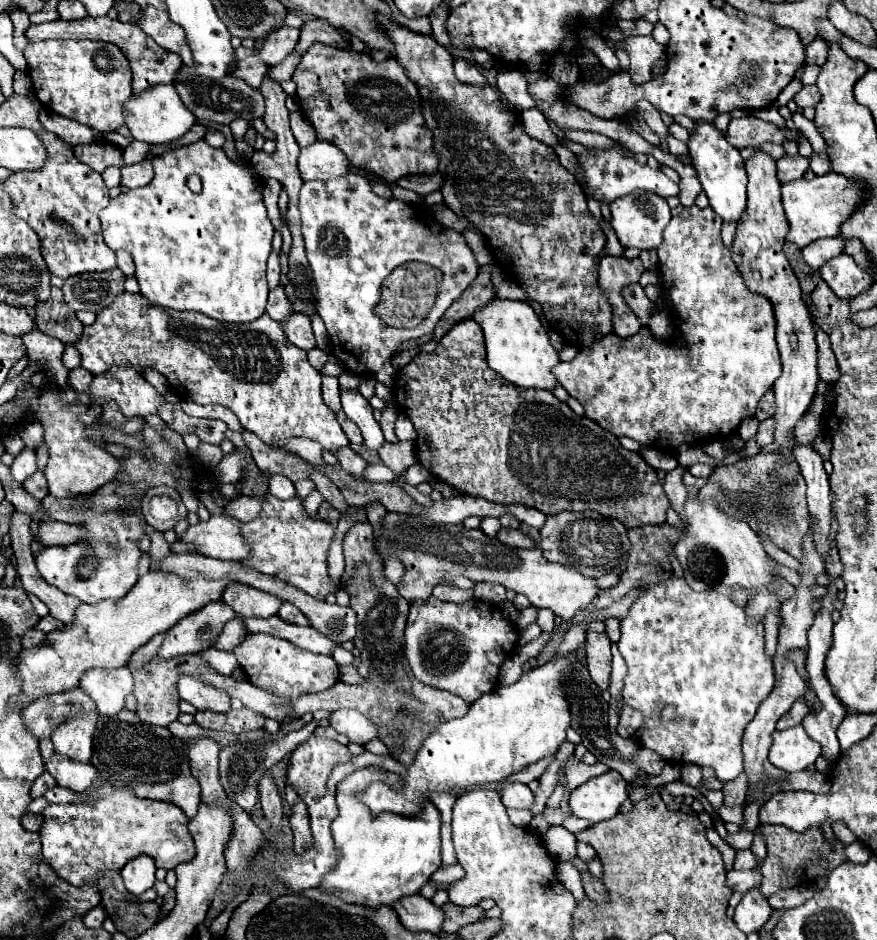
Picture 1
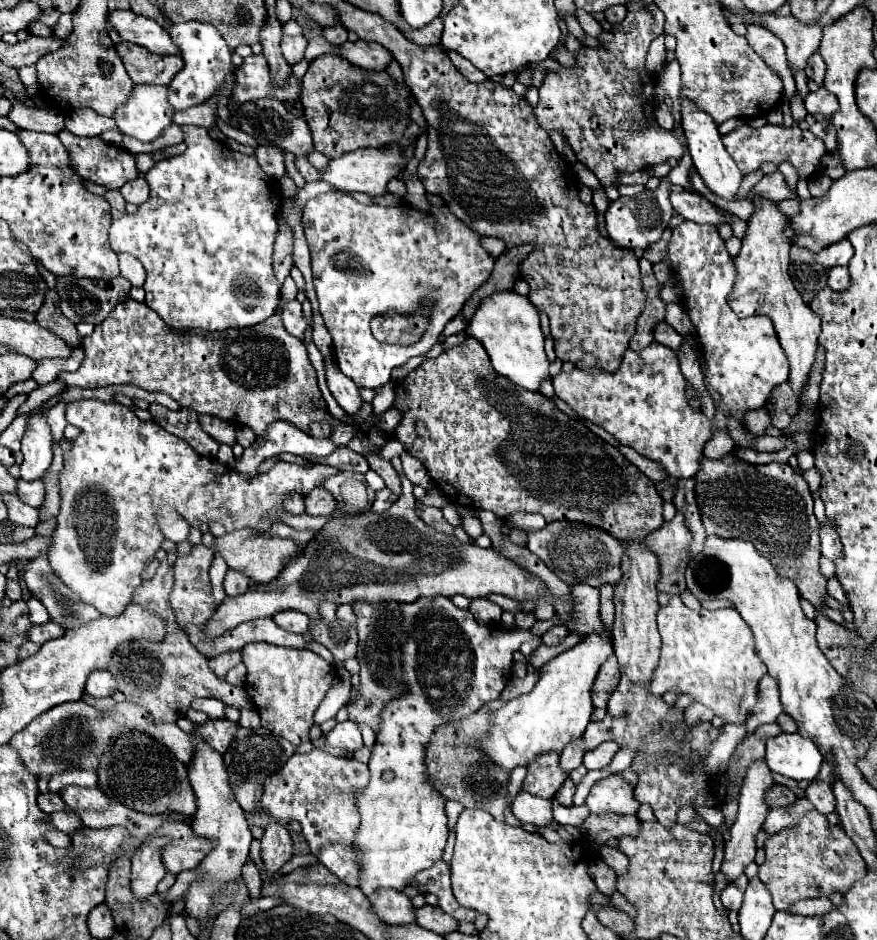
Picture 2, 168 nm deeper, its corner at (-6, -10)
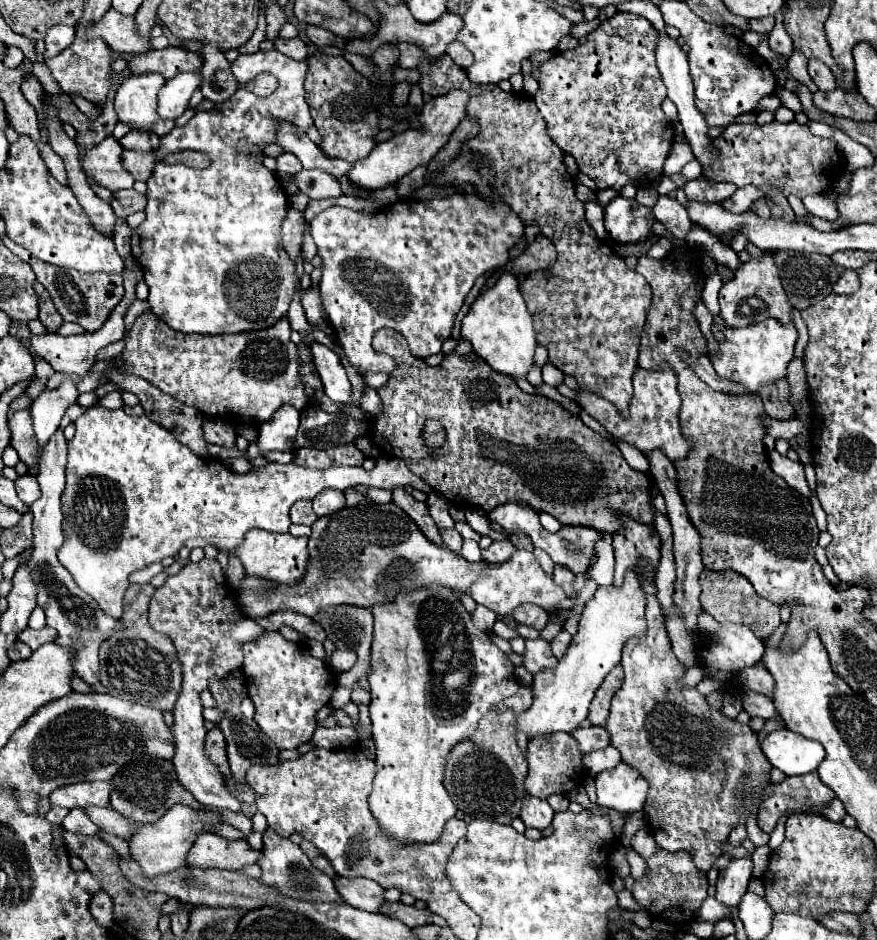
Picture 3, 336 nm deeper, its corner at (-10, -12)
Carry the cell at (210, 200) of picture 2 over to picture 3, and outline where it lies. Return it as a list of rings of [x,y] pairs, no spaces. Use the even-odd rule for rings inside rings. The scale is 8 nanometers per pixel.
[[[278,50],[238,56],[238,60],[232,62],[232,72],[240,82],[236,94],[224,104],[218,104],[216,112],[198,112],[188,124],[162,136],[156,152],[160,158],[170,150],[198,150],[210,158],[208,170],[194,170],[184,164],[156,164],[152,178],[146,182],[146,220],[132,230],[132,256],[144,268],[144,280],[150,288],[150,310],[170,328],[186,334],[252,332],[272,326],[286,314],[298,282],[294,264],[286,256],[280,236],[280,222],[290,206],[280,180],[262,164],[260,156],[262,148],[276,140],[276,120],[290,120],[302,130],[308,130],[312,124],[310,108],[304,98],[306,70],[306,62],[296,62]],[[262,72],[270,72],[278,78],[278,88],[266,98],[246,88],[246,84]]]

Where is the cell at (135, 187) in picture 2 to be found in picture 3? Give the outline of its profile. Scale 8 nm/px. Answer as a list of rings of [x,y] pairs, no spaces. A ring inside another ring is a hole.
[[[134,188],[122,190],[122,192],[114,192],[112,210],[116,212],[116,216],[126,218],[128,214],[134,214],[134,212],[144,210],[144,208],[146,208],[146,196],[136,192]]]

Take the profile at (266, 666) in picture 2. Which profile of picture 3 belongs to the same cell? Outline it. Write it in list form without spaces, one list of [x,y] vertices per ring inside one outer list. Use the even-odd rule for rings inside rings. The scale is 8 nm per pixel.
[[[266,632],[260,640],[244,644],[242,650],[246,690],[256,708],[254,720],[264,734],[268,734],[282,750],[298,748],[300,744],[312,740],[312,734],[318,728],[316,712],[330,702],[336,688],[336,678],[328,664],[304,652],[298,644],[284,640],[280,632]]]

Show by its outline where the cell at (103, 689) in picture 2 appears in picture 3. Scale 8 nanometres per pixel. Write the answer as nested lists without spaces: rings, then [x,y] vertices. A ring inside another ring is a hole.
[[[58,430],[50,442],[44,448],[42,454],[42,468],[40,474],[36,476],[42,496],[38,502],[30,506],[32,516],[34,516],[34,552],[28,562],[30,566],[30,576],[36,584],[38,590],[38,606],[44,608],[46,612],[46,624],[54,626],[58,630],[58,644],[68,644],[68,646],[78,646],[80,650],[76,652],[74,658],[74,670],[78,676],[88,682],[90,686],[100,684],[98,680],[98,668],[100,668],[100,656],[98,648],[108,636],[108,632],[116,626],[116,620],[106,616],[96,600],[82,592],[70,572],[58,562],[56,552],[64,542],[64,532],[62,532],[62,510],[60,510],[60,496],[64,492],[64,468],[66,468],[66,438],[62,430]]]

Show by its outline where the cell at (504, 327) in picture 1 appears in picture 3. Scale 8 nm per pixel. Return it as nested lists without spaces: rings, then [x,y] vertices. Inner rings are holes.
[[[504,272],[496,286],[488,288],[484,294],[476,298],[470,306],[470,312],[462,320],[462,338],[466,338],[474,352],[484,358],[496,372],[526,378],[530,368],[534,366],[534,350],[538,346],[534,322],[522,300],[522,292],[518,288],[518,278]]]

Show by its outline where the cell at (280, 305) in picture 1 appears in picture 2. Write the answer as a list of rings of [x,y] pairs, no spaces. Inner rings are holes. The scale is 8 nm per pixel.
[[[298,300],[294,302],[282,302],[280,304],[280,310],[282,310],[282,320],[284,320],[284,326],[286,330],[296,336],[296,338],[304,338],[304,330],[306,330],[306,318],[302,314],[302,304]]]

